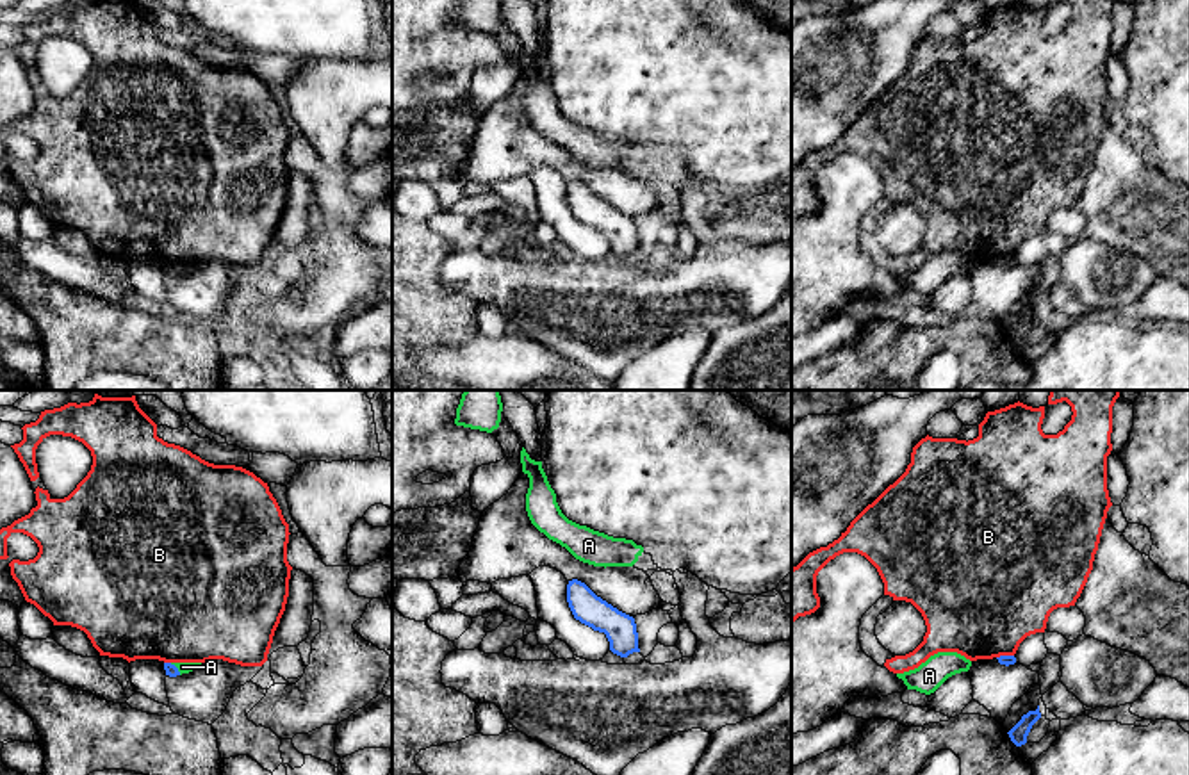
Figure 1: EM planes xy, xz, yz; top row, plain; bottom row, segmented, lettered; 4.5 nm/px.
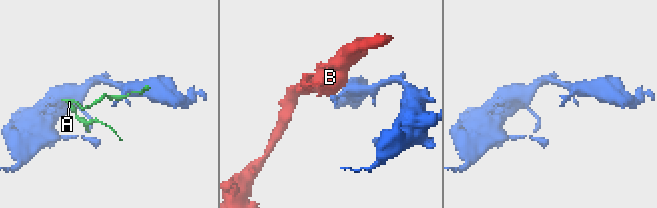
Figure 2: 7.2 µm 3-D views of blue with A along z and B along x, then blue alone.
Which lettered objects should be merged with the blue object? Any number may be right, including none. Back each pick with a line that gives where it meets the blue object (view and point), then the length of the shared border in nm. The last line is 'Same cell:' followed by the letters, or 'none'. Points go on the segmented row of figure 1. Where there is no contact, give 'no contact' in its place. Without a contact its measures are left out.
Same cell: none

